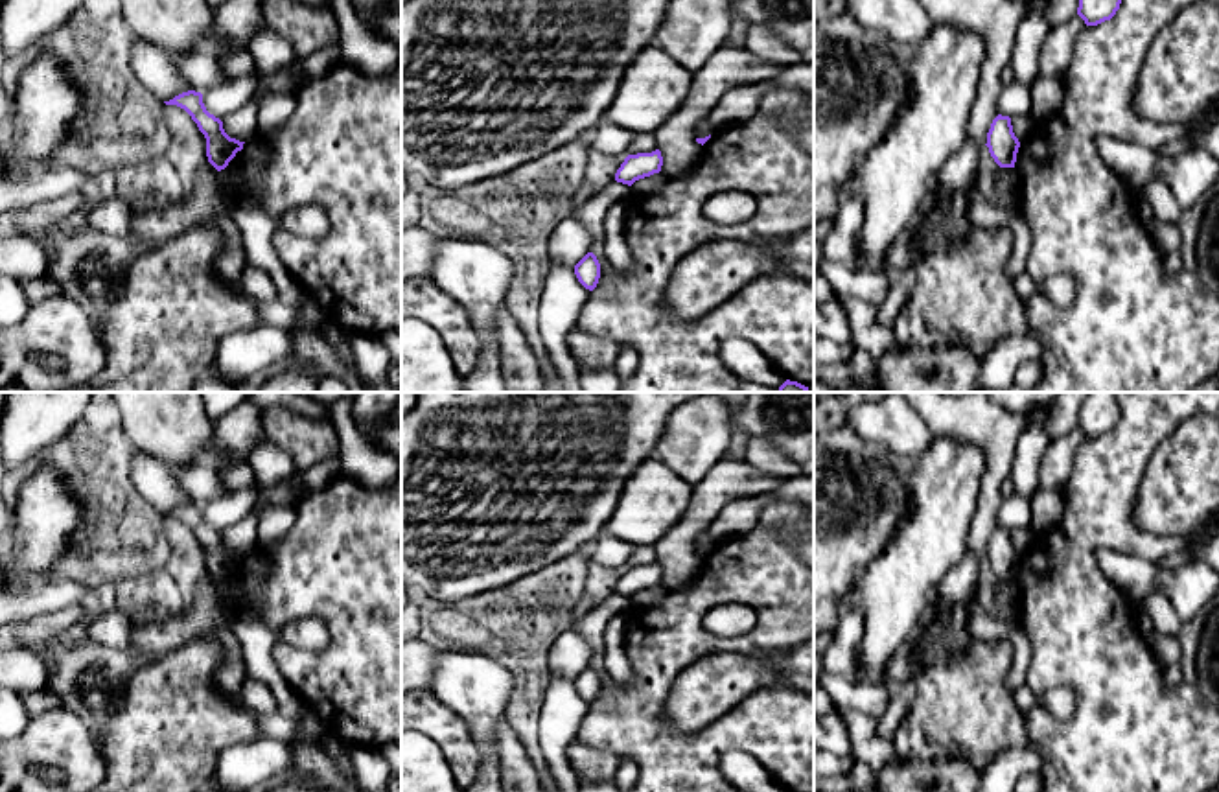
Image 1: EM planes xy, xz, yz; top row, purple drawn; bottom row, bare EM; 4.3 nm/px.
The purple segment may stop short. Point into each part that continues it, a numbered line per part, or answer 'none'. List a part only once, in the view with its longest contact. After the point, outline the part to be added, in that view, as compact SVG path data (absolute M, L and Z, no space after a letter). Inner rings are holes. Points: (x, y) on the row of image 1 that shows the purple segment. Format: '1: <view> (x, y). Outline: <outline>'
none

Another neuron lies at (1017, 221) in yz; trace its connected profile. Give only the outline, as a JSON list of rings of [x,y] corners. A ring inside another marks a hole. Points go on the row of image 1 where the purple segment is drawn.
[[[1016,201],[1015,208],[1009,212],[1007,227],[1013,232],[1013,252],[1007,263],[1007,273],[1011,274],[1011,278],[1016,278],[1026,273],[1031,241],[1029,225],[1022,212],[1020,201]]]

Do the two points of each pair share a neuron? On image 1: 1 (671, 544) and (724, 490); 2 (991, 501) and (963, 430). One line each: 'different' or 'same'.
1: same
2: same

